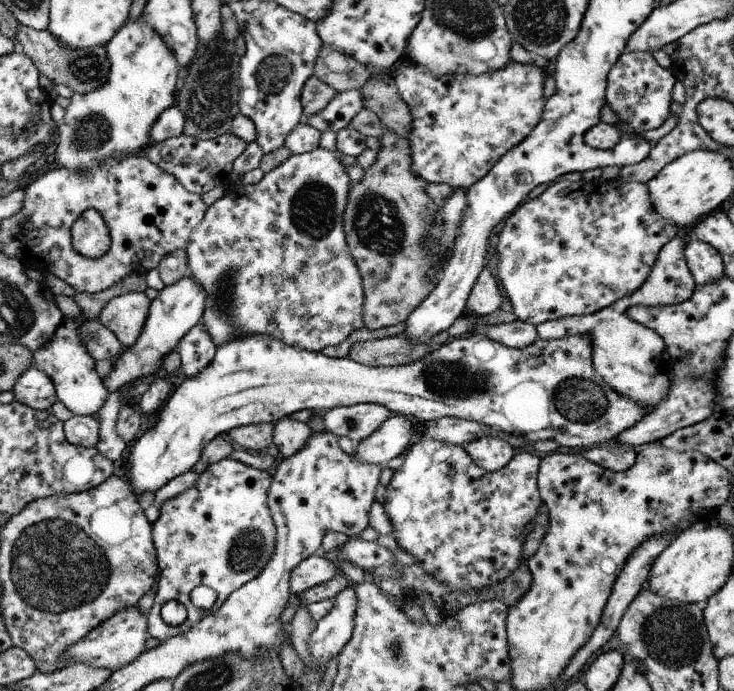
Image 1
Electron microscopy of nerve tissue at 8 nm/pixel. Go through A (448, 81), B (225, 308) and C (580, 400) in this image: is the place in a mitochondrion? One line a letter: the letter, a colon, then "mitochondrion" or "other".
A: other
B: mitochondrion
C: mitochondrion

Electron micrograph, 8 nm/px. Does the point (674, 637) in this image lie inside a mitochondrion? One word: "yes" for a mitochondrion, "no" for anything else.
yes

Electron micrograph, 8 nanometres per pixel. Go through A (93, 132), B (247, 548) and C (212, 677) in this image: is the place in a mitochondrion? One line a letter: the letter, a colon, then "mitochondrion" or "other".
A: mitochondrion
B: mitochondrion
C: mitochondrion

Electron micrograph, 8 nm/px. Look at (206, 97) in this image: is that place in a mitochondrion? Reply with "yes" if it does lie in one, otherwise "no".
yes

